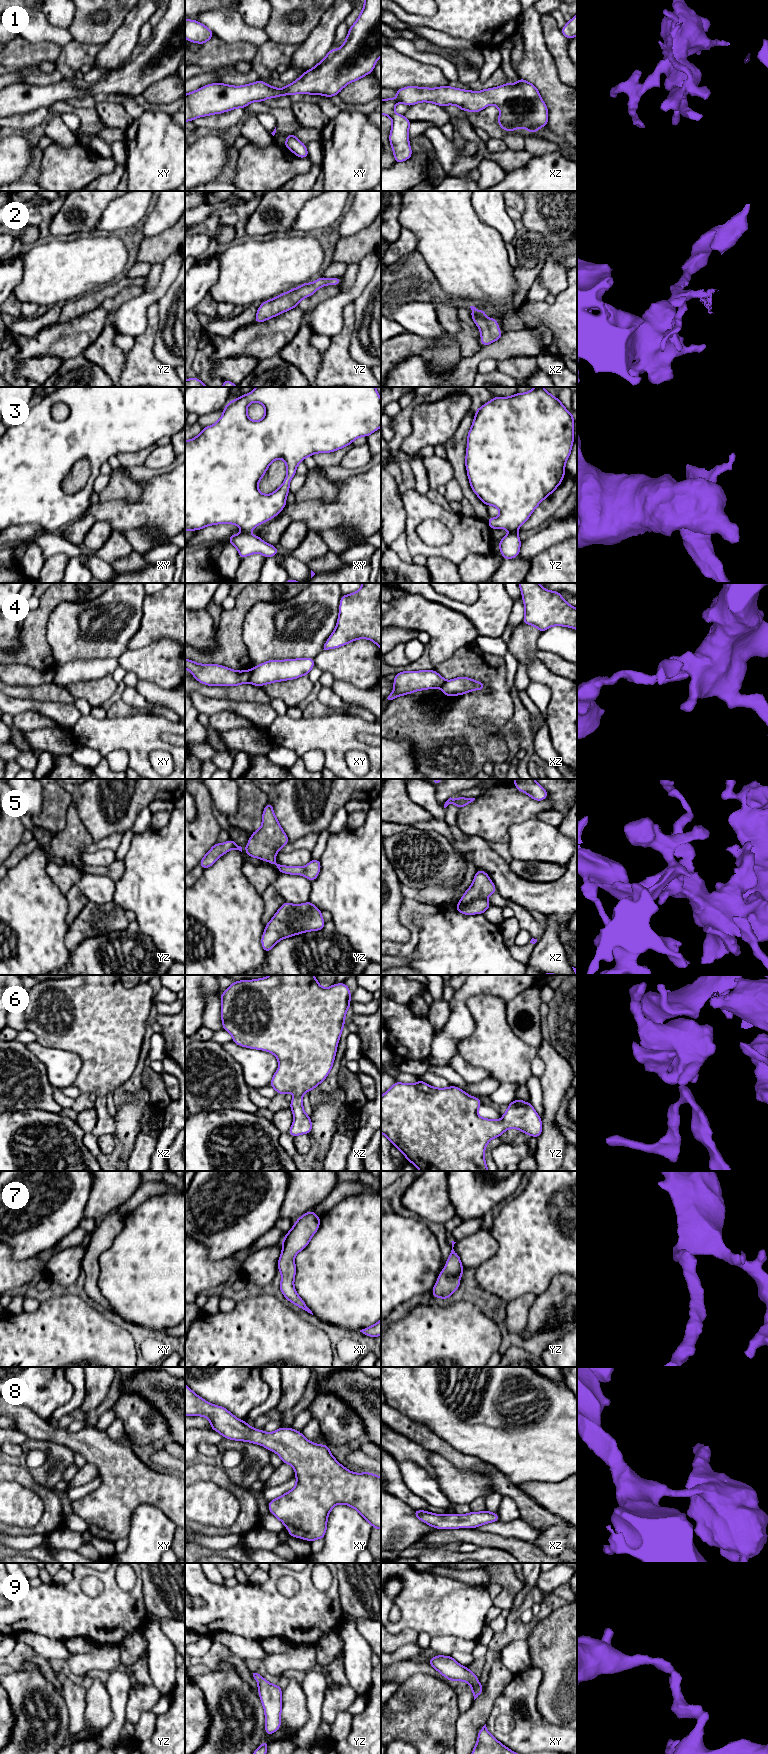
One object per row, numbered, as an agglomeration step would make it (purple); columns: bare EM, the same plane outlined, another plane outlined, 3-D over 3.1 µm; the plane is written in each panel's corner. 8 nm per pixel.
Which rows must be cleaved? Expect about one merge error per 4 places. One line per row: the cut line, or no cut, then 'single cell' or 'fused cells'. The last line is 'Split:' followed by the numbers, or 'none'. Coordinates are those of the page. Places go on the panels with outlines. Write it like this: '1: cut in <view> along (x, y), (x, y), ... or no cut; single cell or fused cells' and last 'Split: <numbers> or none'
1: no cut; single cell
2: no cut; single cell
3: cut in yz along (511, 531), (516, 532); fused cells
4: cut in xy along (251, 670), (248, 681); fused cells
5: no cut; single cell
6: no cut; single cell
7: no cut; single cell
8: no cut; single cell
9: no cut; single cell
Split: 3, 4

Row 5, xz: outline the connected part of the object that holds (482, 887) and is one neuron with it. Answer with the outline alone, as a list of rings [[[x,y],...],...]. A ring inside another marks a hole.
[[[477,870],[473,883],[463,894],[456,910],[465,915],[483,914],[491,903],[486,898],[496,892],[496,887],[483,870]]]

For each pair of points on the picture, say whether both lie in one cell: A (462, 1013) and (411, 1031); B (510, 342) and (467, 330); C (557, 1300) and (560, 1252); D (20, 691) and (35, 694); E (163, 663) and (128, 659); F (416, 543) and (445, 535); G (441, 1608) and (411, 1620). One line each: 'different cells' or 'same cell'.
A: different cells
B: different cells
C: different cells
D: same cell
E: same cell
F: different cells
G: same cell

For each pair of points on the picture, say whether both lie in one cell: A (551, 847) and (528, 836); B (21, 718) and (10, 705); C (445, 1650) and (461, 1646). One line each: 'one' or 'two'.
A: one
B: two
C: one

